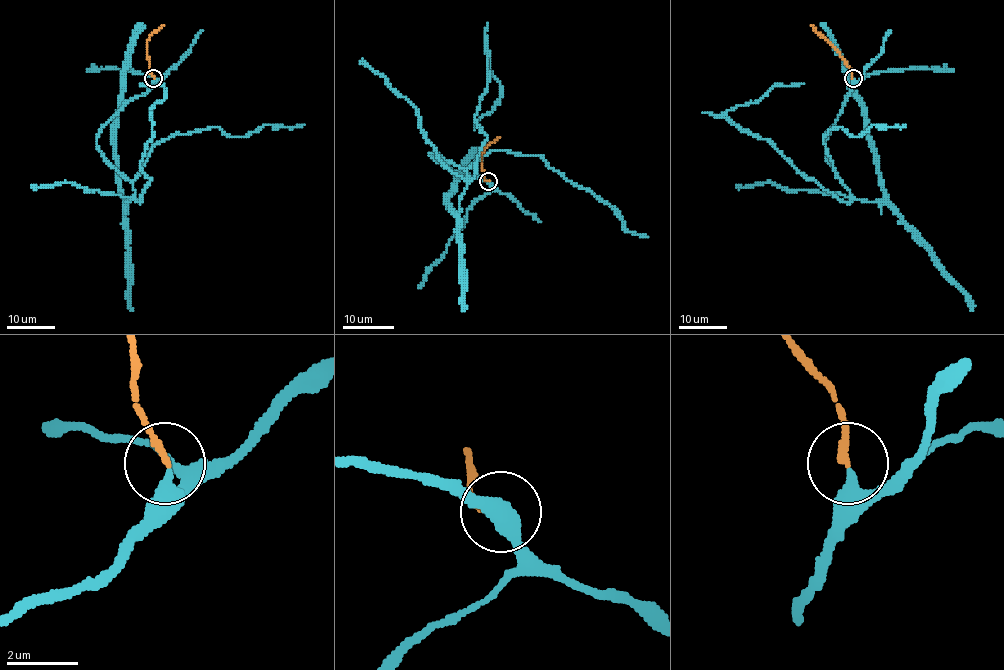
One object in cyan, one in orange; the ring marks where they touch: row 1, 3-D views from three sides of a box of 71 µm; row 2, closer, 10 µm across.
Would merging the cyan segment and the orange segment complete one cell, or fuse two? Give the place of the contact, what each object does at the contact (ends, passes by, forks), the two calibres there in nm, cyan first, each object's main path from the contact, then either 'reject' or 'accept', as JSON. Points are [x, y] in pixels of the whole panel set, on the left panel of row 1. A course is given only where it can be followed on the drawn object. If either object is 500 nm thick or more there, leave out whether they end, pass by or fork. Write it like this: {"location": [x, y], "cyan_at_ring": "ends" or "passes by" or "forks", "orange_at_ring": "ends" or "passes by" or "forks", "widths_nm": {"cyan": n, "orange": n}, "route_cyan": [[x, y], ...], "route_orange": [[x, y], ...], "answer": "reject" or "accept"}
{"location": [153, 78], "cyan_at_ring": "ends", "orange_at_ring": "ends", "widths_nm": {"cyan": 440, "orange": 190}, "route_cyan": [[154, 79], [96, 142], [138, 202], [151, 179], [140, 161], [152, 106], [166, 89], [139, 83]], "route_orange": [[154, 78], [146, 43], [163, 25]], "answer": "accept"}

